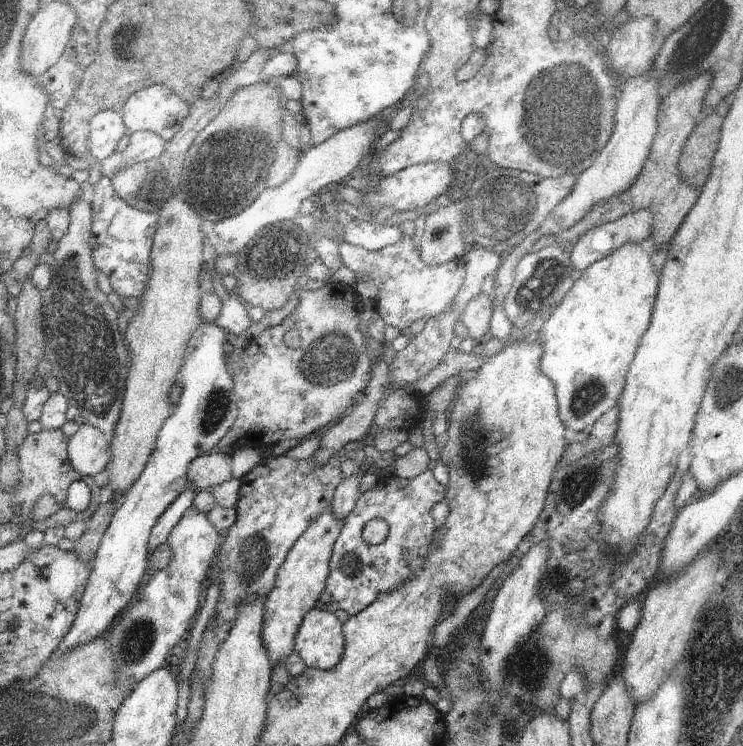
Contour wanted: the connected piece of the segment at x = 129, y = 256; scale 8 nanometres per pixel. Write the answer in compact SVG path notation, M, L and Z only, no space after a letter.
M97 175L89 197L92 210L88 238L96 269L109 279L114 293L126 298L140 298L146 291L151 272L151 249L157 230L158 213L137 210L123 202L114 191L111 180Z

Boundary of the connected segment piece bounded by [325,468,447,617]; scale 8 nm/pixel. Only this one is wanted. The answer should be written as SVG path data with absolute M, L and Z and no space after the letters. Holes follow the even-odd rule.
M431 468L407 480L392 474L378 477L372 490L362 492L354 510L346 516L333 547L325 592L338 602L350 617L368 608L378 596L400 588L425 565L426 551L439 523L430 514L432 506L445 500L447 487L434 479ZM380 518L388 524L388 538L380 546L368 546L362 540L362 528L368 520Z

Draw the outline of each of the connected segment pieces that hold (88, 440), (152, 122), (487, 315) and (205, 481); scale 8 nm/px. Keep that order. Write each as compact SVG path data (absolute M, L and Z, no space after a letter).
M81 423L78 432L68 440L69 464L76 473L95 478L111 460L111 436L94 426Z
M152 85L132 94L121 113L129 133L150 131L168 139L188 116L189 108L168 87Z
M480 293L471 298L459 321L467 328L470 338L474 340L484 339L484 336L489 332L489 322L492 315L492 297Z
M222 452L202 454L190 462L187 478L195 490L212 490L228 480L233 479L231 457Z

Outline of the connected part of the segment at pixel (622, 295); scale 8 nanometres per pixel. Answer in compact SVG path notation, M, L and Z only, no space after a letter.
M626 243L583 270L580 280L575 280L560 305L545 315L546 322L538 338L544 346L540 366L555 384L560 420L567 429L578 433L588 431L602 414L618 404L640 339L650 326L658 292L659 272L652 265L651 257L640 244Z

